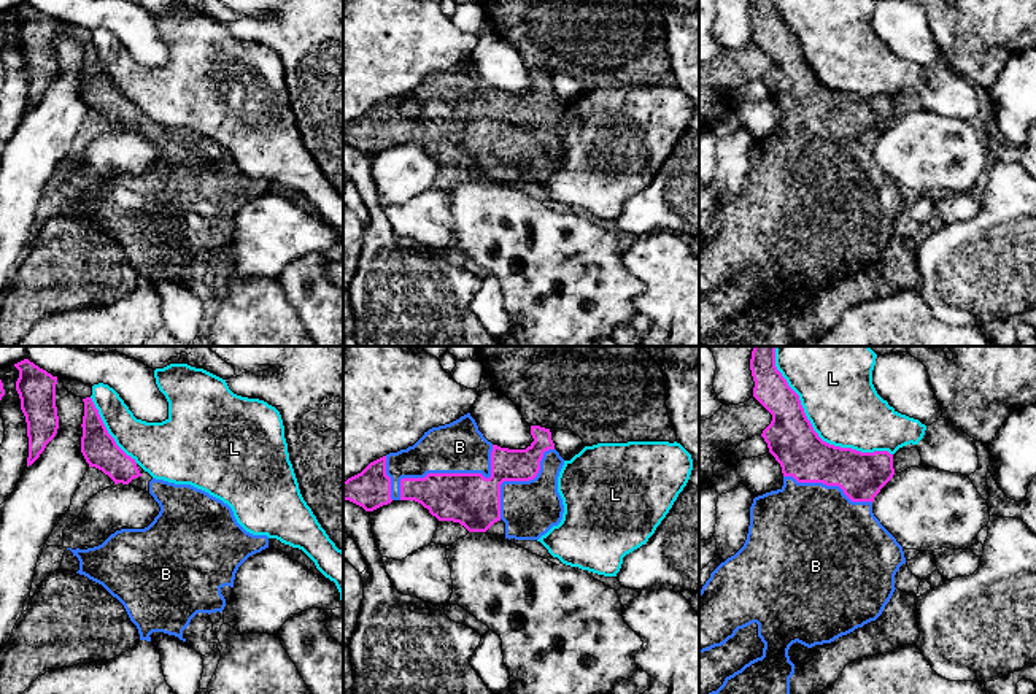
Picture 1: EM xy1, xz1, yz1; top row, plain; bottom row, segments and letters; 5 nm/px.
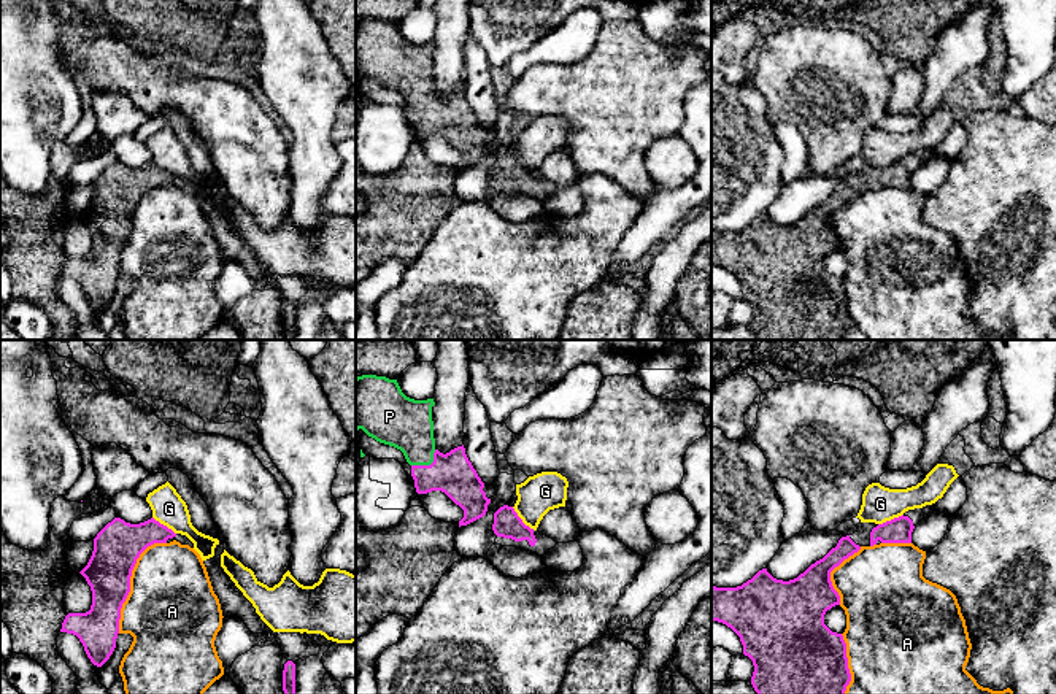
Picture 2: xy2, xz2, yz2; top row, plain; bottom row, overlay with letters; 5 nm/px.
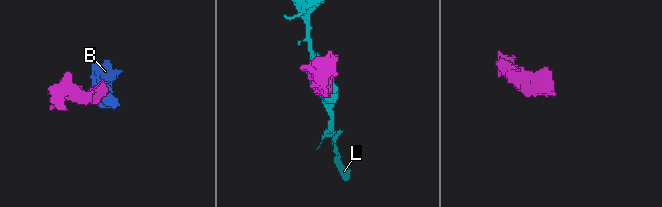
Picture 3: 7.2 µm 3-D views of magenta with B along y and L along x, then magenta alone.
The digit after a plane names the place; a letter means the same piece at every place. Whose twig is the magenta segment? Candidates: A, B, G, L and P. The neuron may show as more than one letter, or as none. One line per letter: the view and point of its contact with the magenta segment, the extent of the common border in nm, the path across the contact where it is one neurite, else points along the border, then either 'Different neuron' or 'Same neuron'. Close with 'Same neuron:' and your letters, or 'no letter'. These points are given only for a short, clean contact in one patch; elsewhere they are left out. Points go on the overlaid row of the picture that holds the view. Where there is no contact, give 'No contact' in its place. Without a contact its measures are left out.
A: Touches magenta at xy2 (129, 582). Shared border 500 nm. Different neuron
B: Touches magenta at xz1 (450, 474). Shared border 550 nm. Same neuron
G: Touches magenta at xz2 (521, 520). Shared border 170 nm. Boundary: xz2 (512, 507), (534, 529). Different neuron
L: Touches magenta at yz1 (812, 427). Shared border 800 nm. Different neuron
P: Touches magenta at xz2 (427, 466). Shared border 150 nm. Same neuron
Same neuron: B, P

